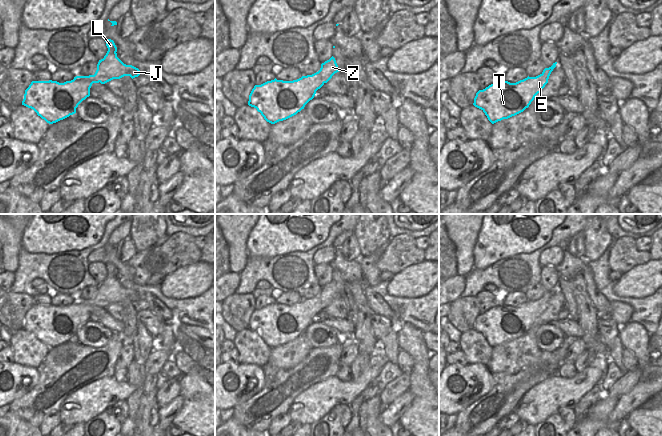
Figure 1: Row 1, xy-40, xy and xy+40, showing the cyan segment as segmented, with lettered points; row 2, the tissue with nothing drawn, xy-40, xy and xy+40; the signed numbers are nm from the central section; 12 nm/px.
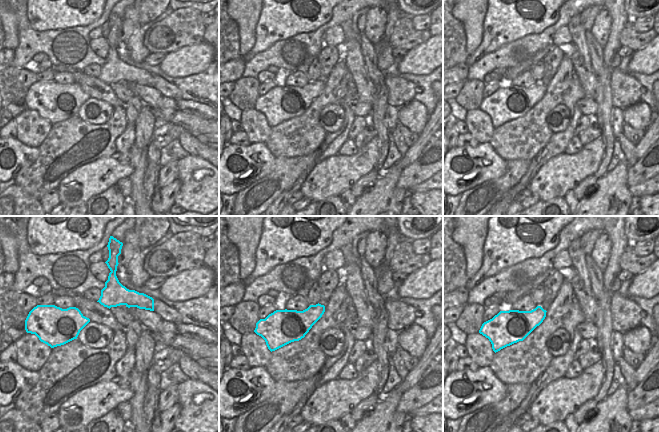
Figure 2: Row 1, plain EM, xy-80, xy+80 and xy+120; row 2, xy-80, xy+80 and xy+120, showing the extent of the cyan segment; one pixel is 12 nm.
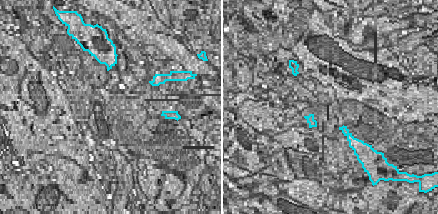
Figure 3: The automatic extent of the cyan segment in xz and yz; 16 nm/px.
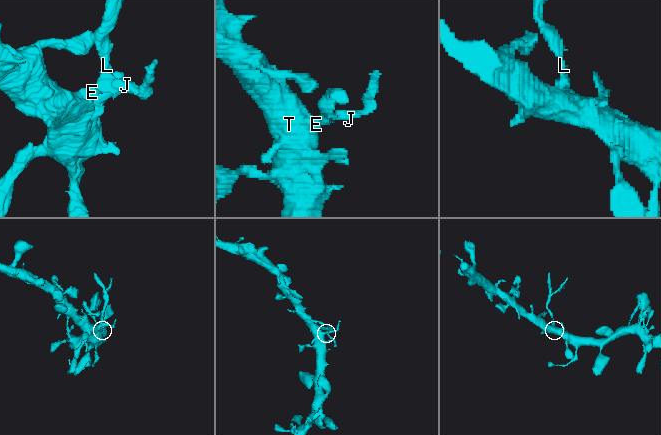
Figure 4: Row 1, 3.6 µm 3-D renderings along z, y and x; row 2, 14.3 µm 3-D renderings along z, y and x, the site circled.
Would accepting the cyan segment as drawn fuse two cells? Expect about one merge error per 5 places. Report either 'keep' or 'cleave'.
cleave

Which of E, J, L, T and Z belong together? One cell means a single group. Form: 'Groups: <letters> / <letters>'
Groups: E T / J L Z

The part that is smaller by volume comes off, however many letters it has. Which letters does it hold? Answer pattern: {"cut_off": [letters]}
{"cut_off": ["J", "L", "Z"]}

